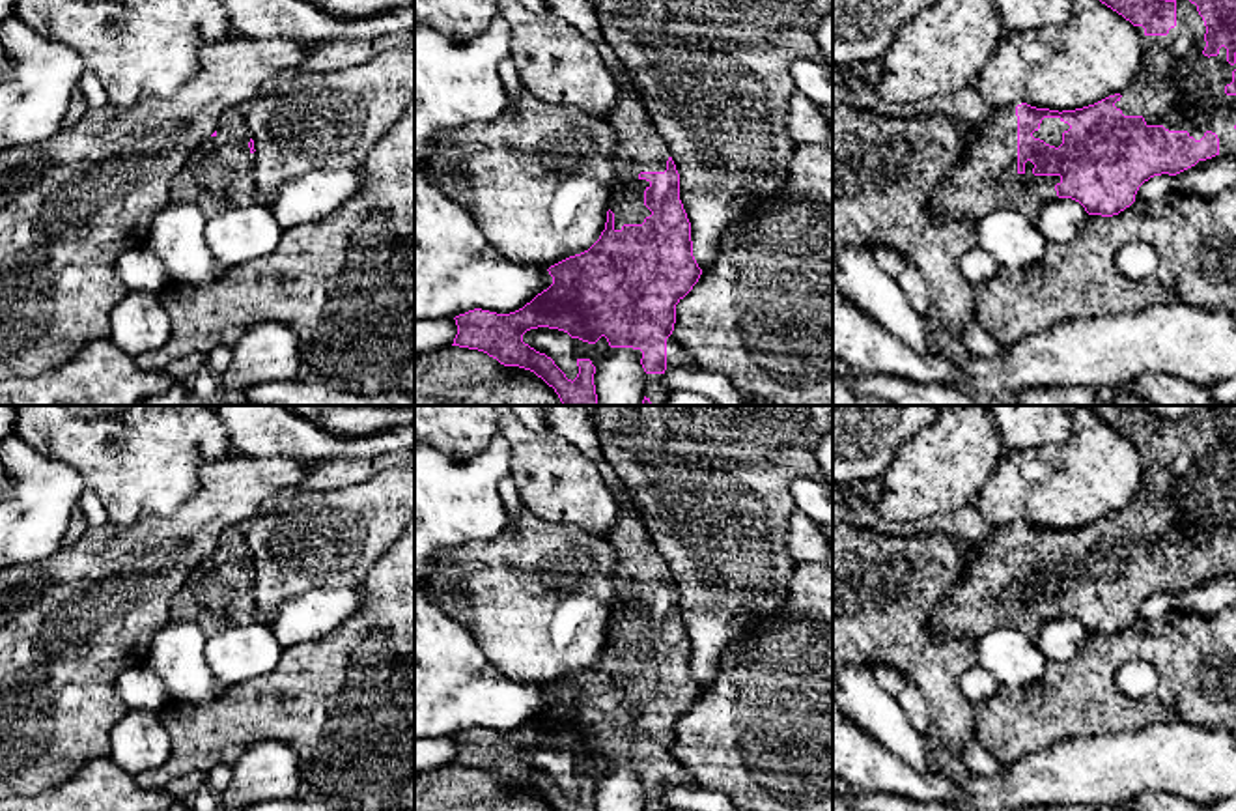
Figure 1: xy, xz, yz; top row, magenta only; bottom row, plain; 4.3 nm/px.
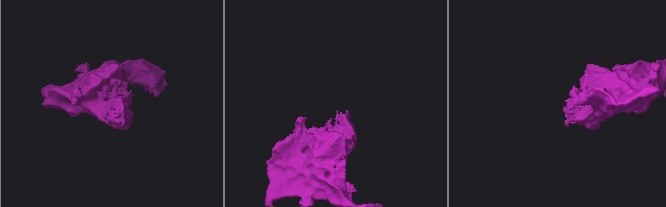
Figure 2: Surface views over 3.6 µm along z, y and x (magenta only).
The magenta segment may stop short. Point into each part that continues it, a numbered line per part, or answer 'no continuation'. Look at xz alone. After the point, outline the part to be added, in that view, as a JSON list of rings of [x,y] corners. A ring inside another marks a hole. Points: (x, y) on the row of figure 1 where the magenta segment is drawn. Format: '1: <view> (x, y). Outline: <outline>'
1: xz (641, 148). Outline: [[[620,86],[616,103],[603,118],[618,136],[609,209],[614,213],[614,230],[622,230],[624,224],[642,224],[652,215],[644,206],[644,191],[650,181],[640,179],[639,174],[665,172],[670,149],[633,86]]]
2: xz (581, 350). Outline: [[[601,336],[596,344],[583,342],[573,338],[573,355],[575,359],[590,359],[594,366],[609,353],[611,346],[605,336]]]

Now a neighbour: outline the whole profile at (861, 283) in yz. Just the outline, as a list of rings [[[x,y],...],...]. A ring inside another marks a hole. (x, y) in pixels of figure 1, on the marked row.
[[[848,247],[836,252],[836,265],[836,284],[848,303],[917,353],[928,349],[928,325],[922,312],[915,312],[898,282],[878,267],[872,249]]]

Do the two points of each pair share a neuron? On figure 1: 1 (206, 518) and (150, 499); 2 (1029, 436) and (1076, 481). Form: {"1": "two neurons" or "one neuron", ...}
{"1": "two neurons", "2": "two neurons"}

